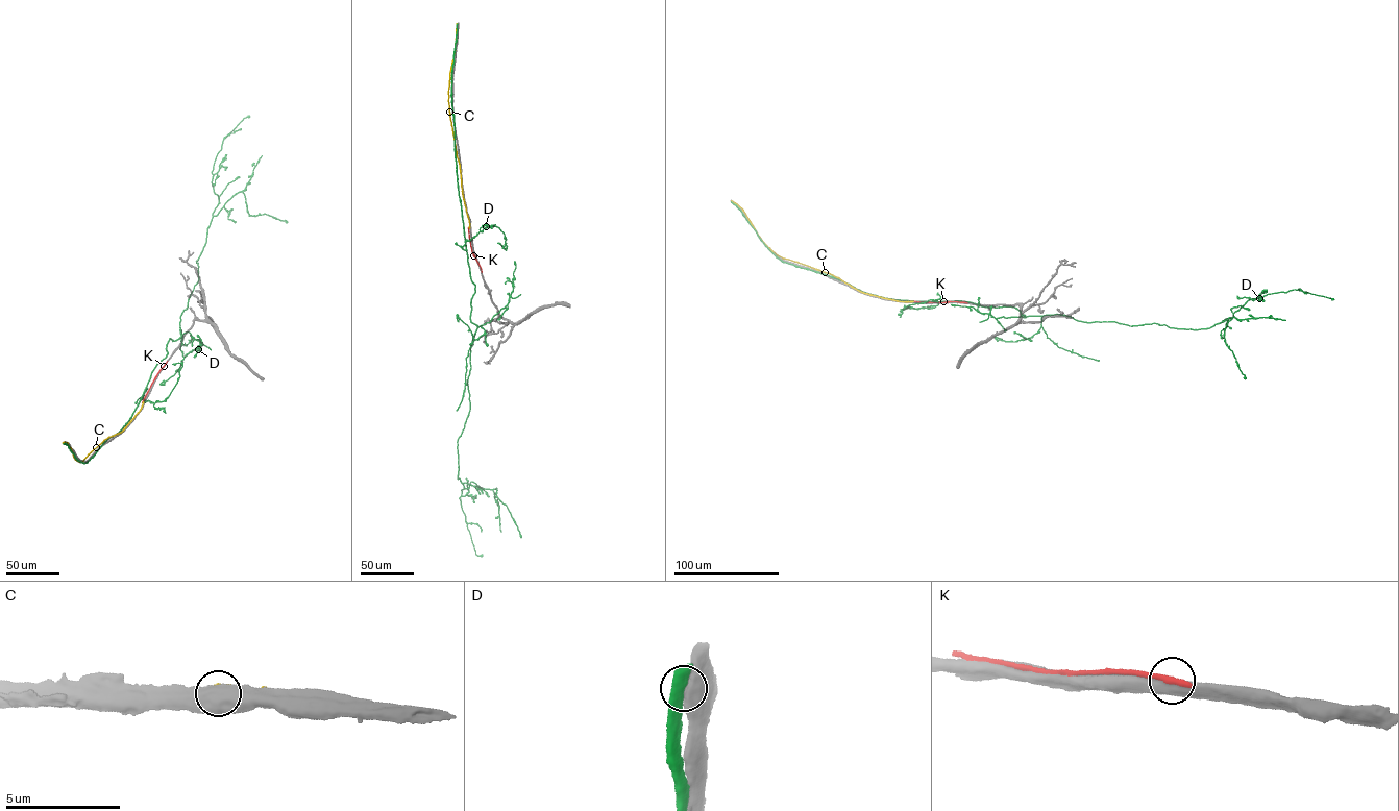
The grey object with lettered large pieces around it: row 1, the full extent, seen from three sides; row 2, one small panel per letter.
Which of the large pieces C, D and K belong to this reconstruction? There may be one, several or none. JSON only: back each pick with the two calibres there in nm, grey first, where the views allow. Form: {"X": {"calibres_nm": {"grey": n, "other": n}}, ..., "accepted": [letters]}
{"accepted": []}

